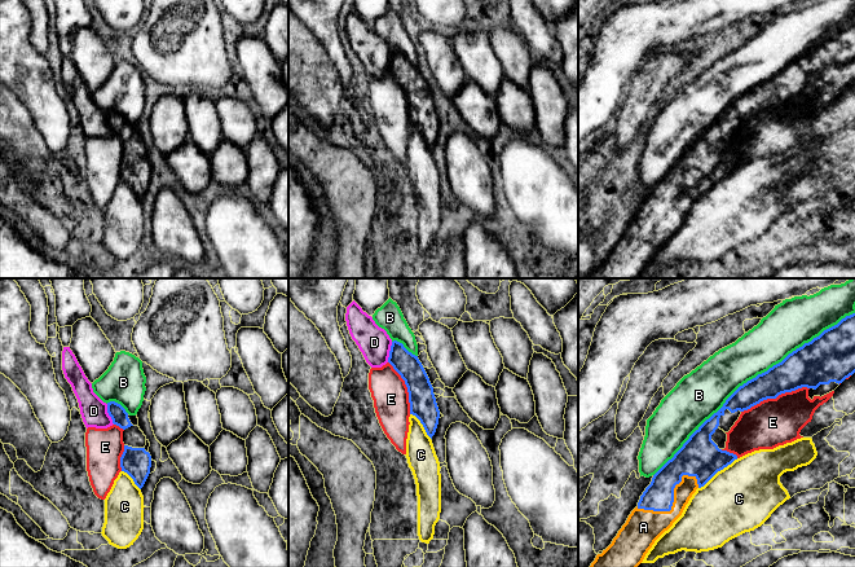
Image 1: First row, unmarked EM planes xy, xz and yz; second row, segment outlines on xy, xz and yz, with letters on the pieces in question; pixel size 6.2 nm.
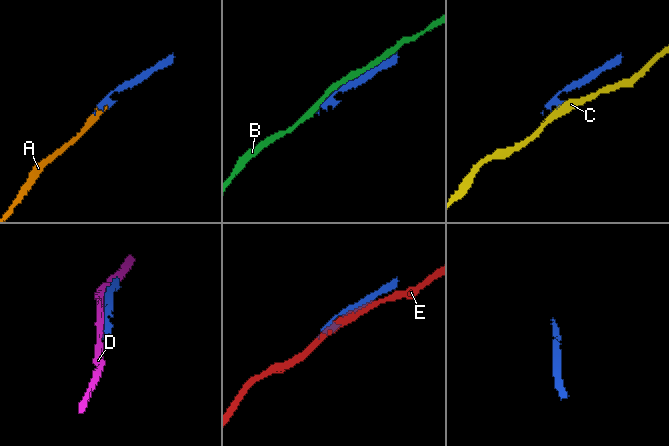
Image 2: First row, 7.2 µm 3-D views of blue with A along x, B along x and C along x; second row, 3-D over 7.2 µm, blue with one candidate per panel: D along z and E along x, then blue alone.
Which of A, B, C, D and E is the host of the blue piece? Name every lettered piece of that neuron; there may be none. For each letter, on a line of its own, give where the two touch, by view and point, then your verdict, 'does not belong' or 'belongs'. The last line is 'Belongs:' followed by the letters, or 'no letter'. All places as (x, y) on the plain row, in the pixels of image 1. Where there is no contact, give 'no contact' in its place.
A: meets blue in yz at (673, 211); belongs
B: meets blue in yz at (753, 88); does not belong
C: meets blue in yz at (718, 180); does not belong
D: meets blue in xy at (109, 124); does not belong
E: meets blue in yz at (775, 108); does not belong
Belongs: A

